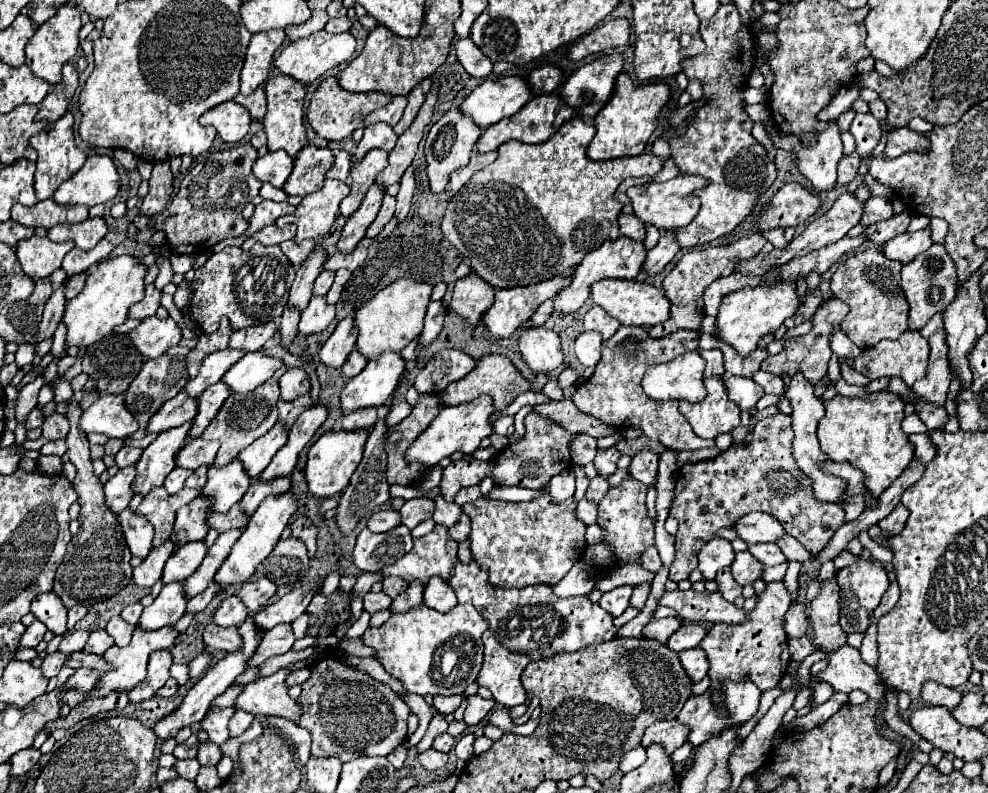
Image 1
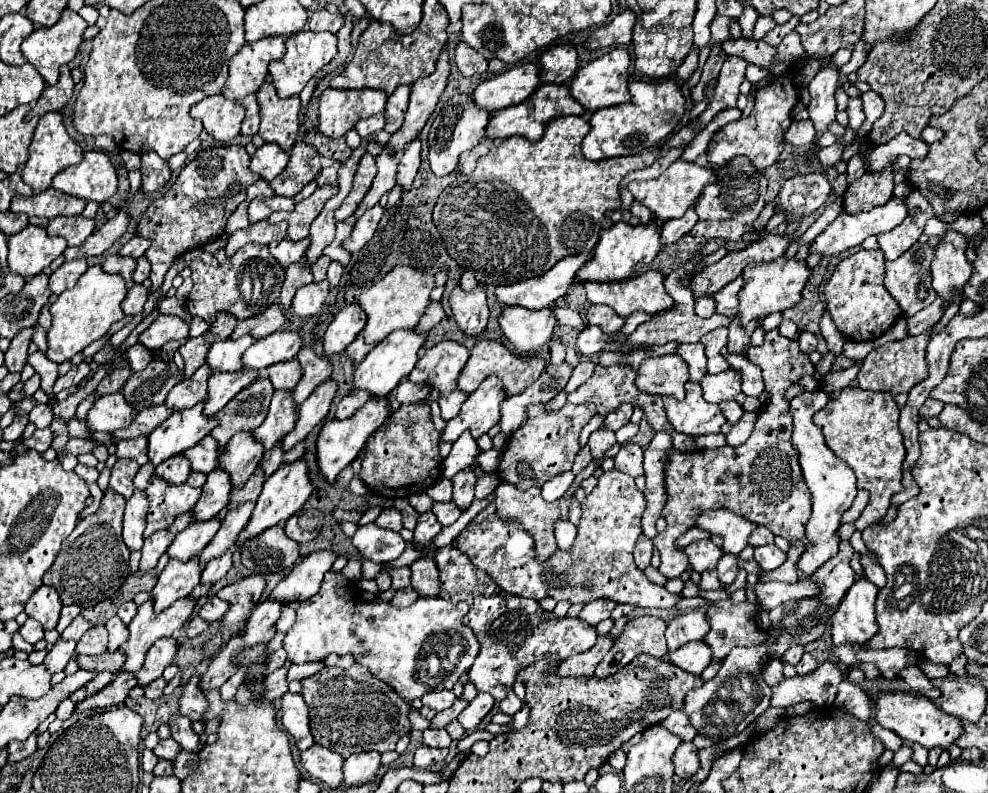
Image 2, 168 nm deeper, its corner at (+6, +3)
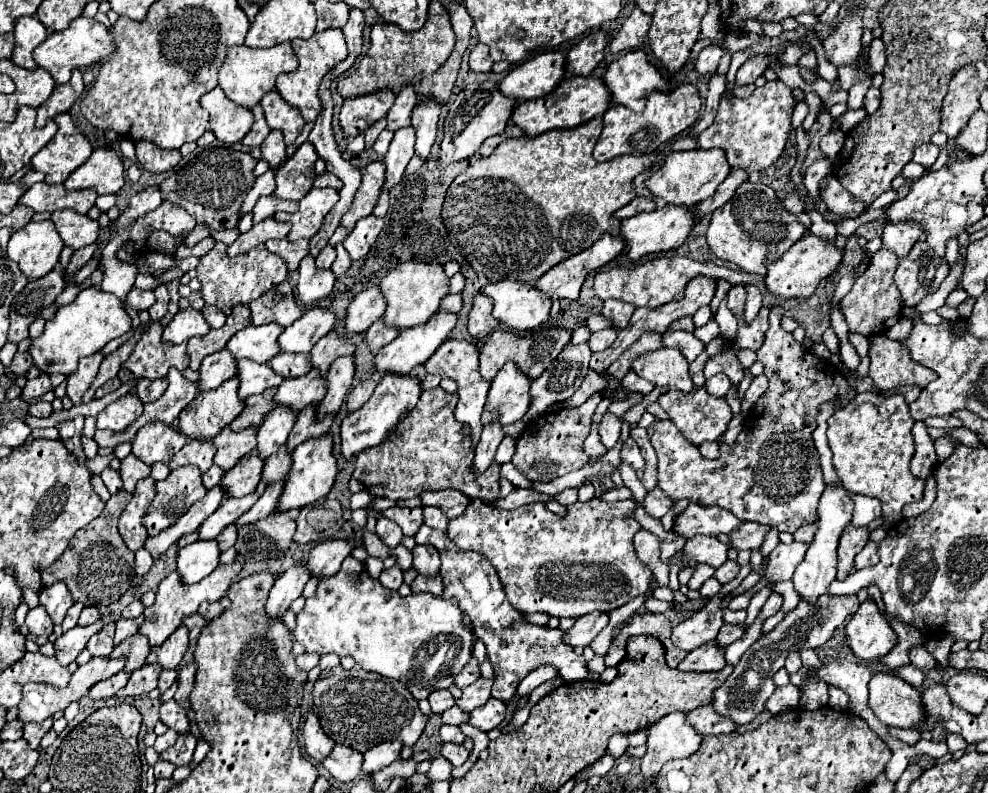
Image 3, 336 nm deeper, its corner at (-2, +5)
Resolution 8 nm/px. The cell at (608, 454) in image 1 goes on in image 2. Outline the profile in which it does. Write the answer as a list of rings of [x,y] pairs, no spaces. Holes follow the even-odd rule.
[[[599,428],[589,436],[589,446],[591,446],[593,458],[601,458],[613,444],[615,444],[615,432],[613,430]]]

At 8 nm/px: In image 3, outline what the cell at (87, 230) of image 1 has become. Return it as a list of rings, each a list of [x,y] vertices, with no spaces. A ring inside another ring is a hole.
[[[57,210],[51,214],[51,220],[63,242],[75,250],[93,244],[99,238],[99,222],[85,214],[73,210]]]

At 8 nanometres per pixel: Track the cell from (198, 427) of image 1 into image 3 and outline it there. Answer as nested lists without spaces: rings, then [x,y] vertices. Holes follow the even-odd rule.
[[[239,360],[235,378],[239,380],[241,400],[245,400],[247,396],[253,396],[253,394],[261,394],[267,388],[279,386],[283,382],[283,378],[277,376],[269,368],[269,364],[257,364],[253,360]]]

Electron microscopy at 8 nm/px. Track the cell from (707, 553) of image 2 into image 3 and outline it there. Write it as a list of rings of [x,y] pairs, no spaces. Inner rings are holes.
[[[693,536],[685,542],[683,554],[699,564],[709,564],[719,568],[727,560],[727,546],[715,536]]]

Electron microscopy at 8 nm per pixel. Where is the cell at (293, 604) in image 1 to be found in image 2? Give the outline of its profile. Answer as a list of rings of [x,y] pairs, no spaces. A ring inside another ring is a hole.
[[[317,550],[305,556],[301,562],[293,566],[289,576],[285,576],[275,590],[271,592],[271,598],[281,600],[283,604],[289,602],[303,602],[305,598],[311,598],[317,594],[323,576],[327,570],[331,570],[337,554],[331,550]]]

